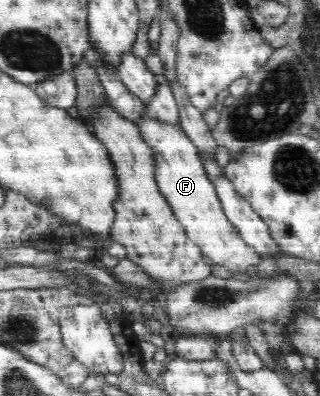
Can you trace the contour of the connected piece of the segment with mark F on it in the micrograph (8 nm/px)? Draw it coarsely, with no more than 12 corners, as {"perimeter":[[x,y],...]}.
{"perimeter":[[134,123],[188,238],[245,272],[262,256],[227,219],[198,147],[176,125]]}

